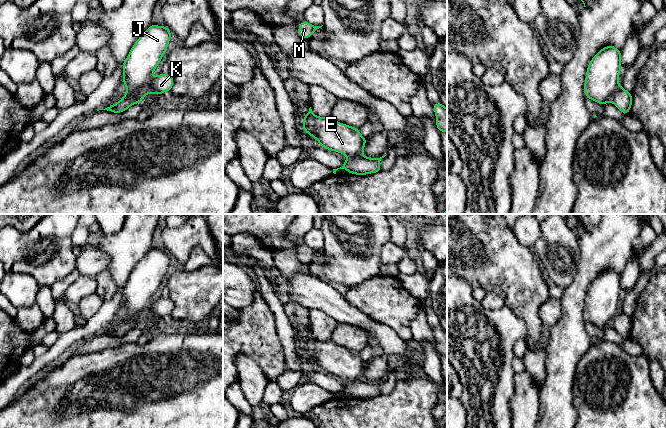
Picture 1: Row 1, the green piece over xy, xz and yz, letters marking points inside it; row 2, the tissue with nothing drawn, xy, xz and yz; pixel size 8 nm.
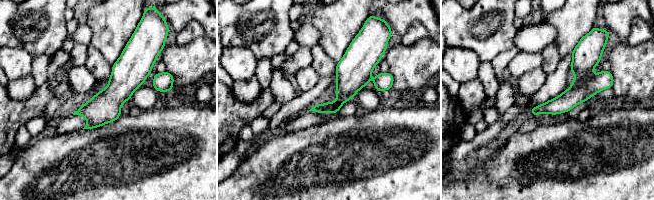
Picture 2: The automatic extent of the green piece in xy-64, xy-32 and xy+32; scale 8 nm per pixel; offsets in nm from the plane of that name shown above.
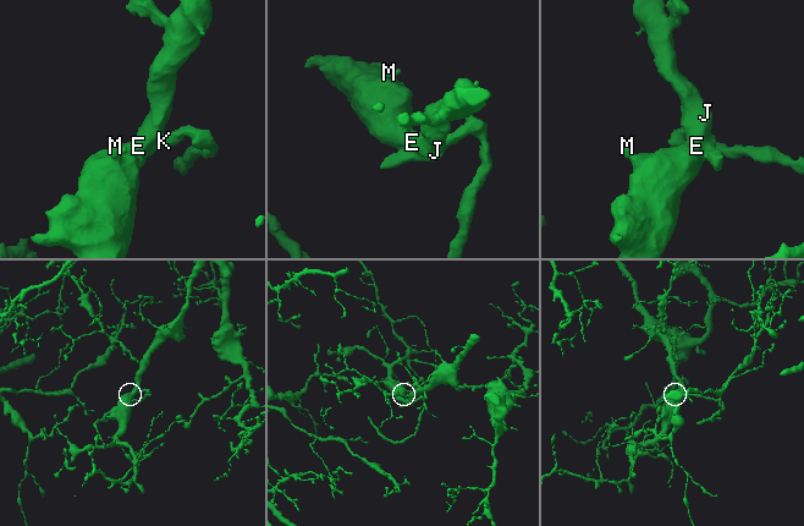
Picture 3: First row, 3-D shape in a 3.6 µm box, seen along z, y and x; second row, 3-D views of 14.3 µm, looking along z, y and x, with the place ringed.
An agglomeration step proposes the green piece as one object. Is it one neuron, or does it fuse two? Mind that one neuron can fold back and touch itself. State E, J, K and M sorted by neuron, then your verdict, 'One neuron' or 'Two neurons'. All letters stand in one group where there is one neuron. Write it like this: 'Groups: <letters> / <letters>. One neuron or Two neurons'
Groups: E J M / K. Two neurons

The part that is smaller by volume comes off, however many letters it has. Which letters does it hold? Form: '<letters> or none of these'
K

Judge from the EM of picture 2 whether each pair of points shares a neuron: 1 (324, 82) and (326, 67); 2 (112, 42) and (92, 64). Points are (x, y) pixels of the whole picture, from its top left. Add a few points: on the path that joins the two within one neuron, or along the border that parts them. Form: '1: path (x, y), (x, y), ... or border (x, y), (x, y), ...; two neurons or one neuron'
1: border (335, 71), (328, 76), (320, 77); two neurons
2: border (90, 44), (111, 65); two neurons

